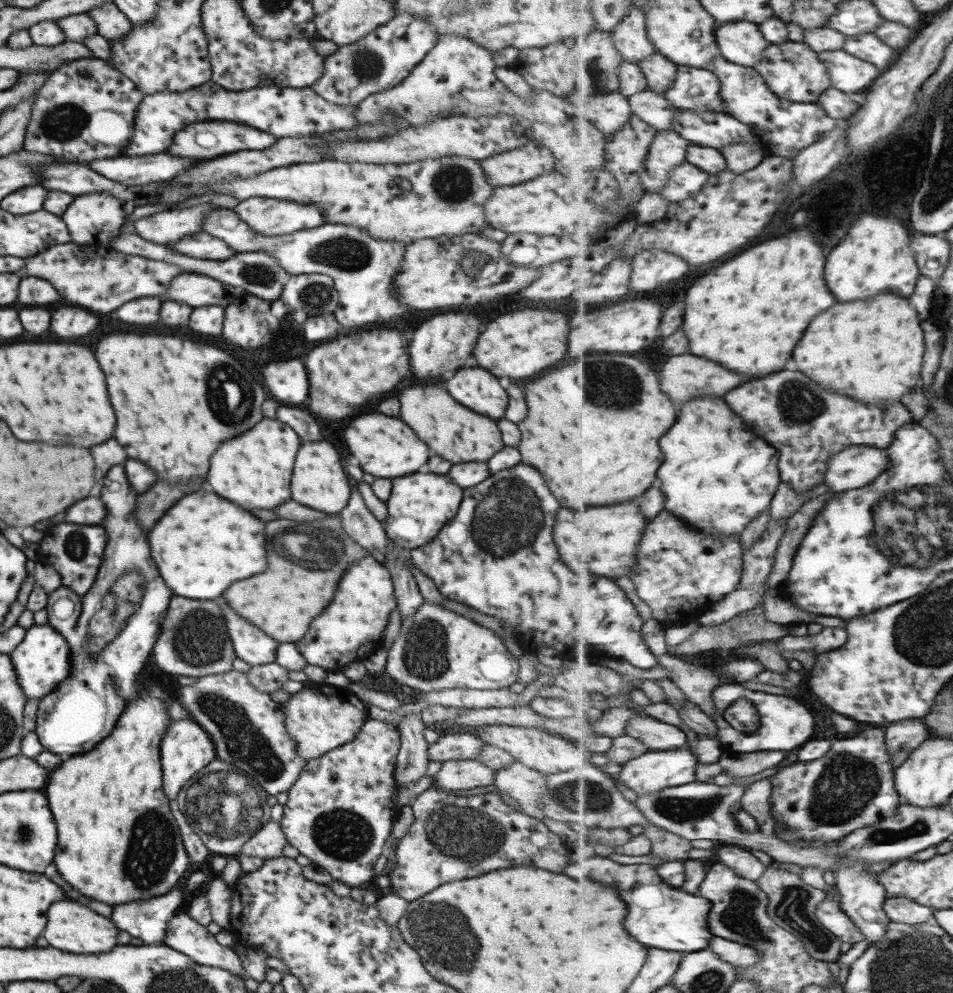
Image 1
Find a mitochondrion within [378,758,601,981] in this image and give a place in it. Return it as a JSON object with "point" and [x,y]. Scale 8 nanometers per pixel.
{"point":[462,958]}

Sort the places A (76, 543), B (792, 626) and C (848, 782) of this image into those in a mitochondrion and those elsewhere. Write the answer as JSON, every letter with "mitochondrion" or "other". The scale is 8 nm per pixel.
{"A":"mitochondrion","B":"other","C":"mitochondrion"}

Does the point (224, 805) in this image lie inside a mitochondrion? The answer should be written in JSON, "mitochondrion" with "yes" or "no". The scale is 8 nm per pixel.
{"mitochondrion":"yes"}

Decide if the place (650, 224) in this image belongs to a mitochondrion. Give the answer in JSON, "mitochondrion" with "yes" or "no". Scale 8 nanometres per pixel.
{"mitochondrion":"no"}

